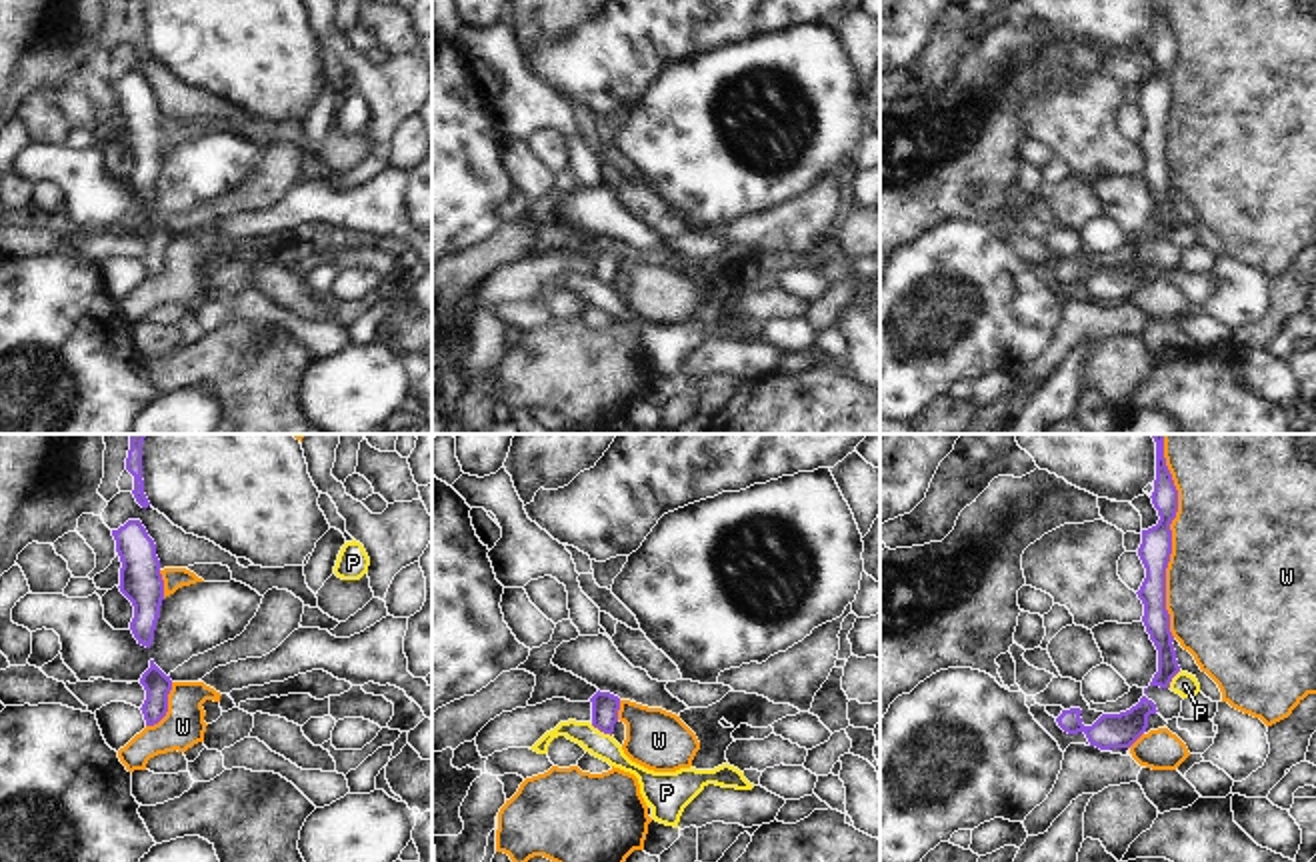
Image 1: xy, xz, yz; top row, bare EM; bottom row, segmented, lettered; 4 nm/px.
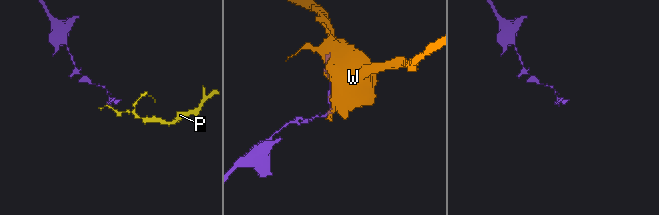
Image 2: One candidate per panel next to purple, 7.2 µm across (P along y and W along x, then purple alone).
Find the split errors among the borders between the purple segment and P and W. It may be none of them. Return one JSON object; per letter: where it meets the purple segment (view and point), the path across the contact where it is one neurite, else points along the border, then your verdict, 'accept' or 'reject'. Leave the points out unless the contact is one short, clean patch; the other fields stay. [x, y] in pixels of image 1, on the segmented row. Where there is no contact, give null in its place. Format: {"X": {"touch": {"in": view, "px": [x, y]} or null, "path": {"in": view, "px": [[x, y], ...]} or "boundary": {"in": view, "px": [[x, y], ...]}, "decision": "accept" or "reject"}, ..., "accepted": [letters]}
{"P": {"touch": {"in": "xz", "px": [600, 730]}, "boundary": {"in": "xz", "px": [[590, 724], [610, 736]]}, "decision": "reject"}, "W": {"touch": {"in": "yz", "px": [1170, 536]}, "decision": "reject"}, "accepted": []}

